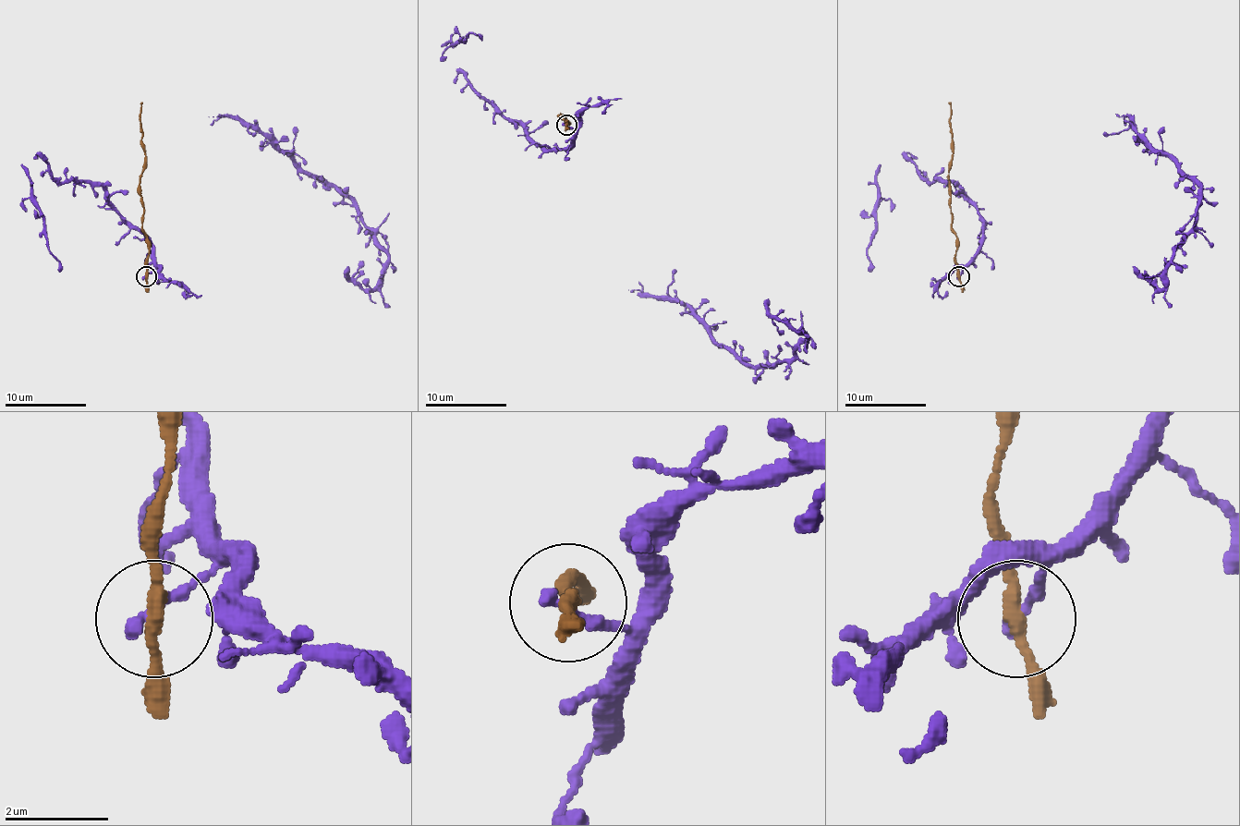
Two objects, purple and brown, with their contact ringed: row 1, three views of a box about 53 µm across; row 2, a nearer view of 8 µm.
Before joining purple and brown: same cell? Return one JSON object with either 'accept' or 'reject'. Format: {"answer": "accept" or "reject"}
{"answer": "reject"}

